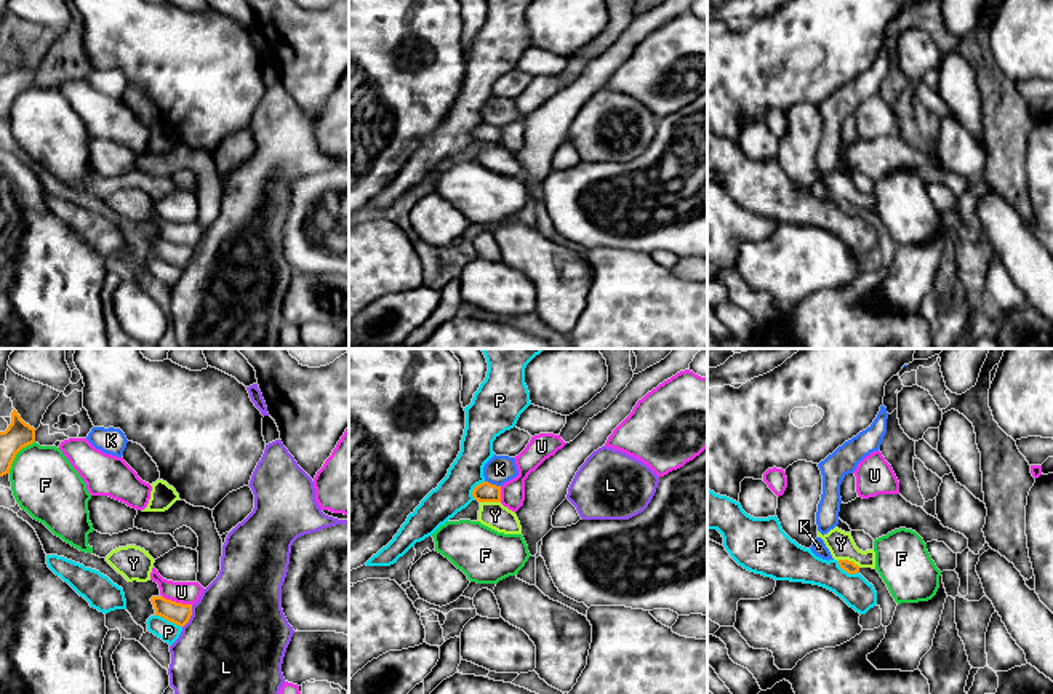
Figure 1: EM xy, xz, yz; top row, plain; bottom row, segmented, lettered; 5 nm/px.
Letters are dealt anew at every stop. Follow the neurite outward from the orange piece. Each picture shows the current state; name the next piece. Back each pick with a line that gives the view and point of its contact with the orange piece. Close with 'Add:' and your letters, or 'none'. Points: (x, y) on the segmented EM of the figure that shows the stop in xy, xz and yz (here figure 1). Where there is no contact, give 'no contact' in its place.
Add: none

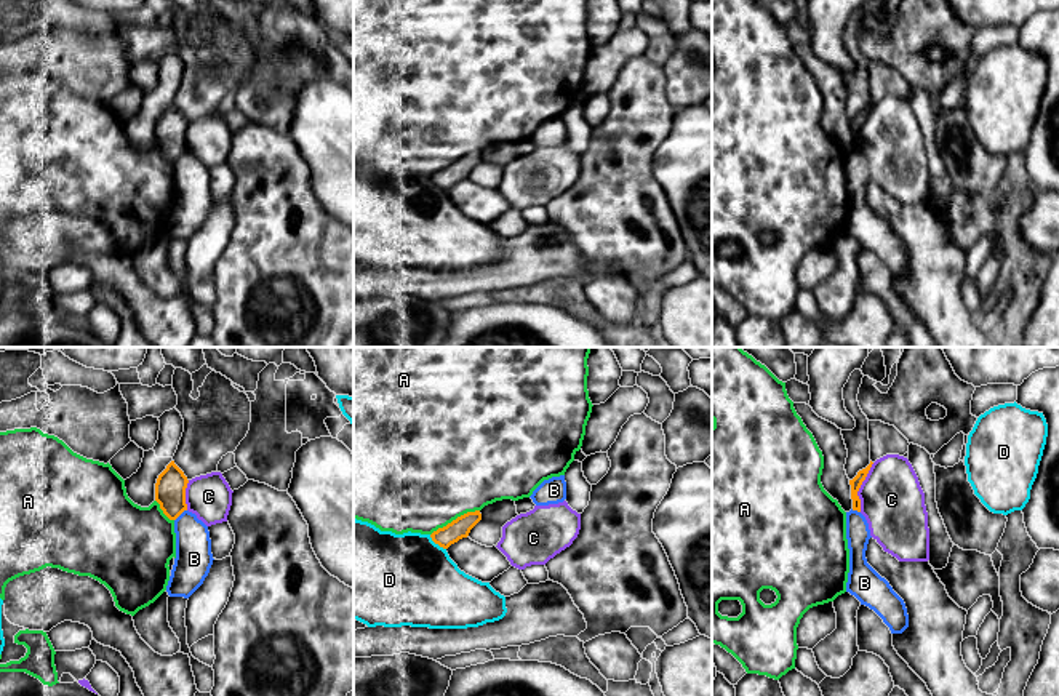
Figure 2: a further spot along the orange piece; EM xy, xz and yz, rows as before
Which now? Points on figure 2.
Add: none

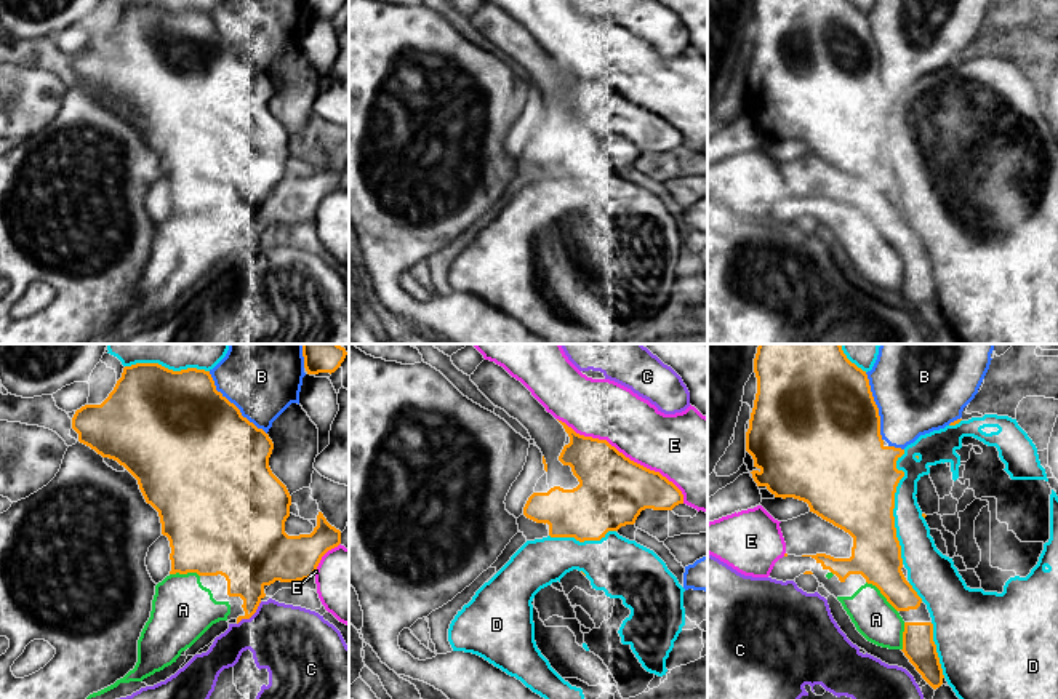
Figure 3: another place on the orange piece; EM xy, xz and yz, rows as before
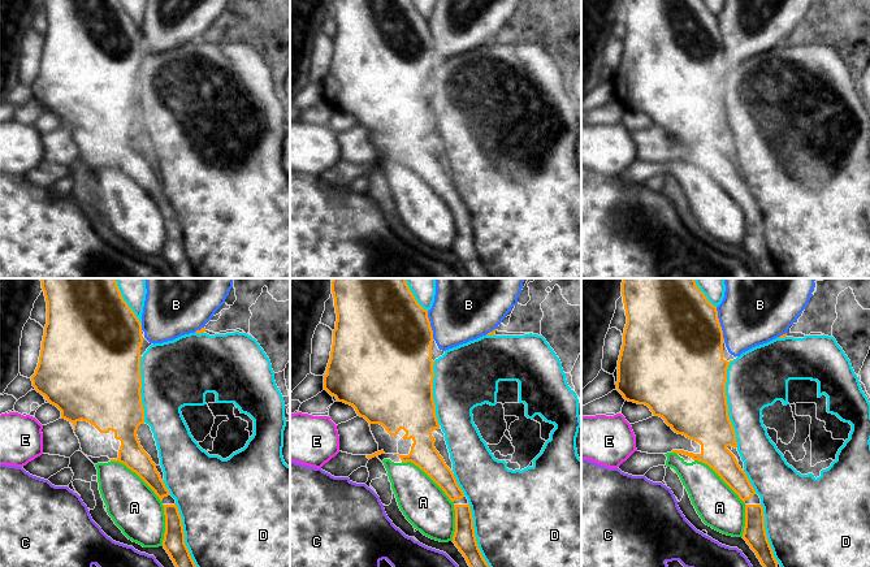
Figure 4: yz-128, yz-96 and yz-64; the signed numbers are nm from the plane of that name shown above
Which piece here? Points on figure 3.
A: meets orange in yz at (882, 594)
Add: A

